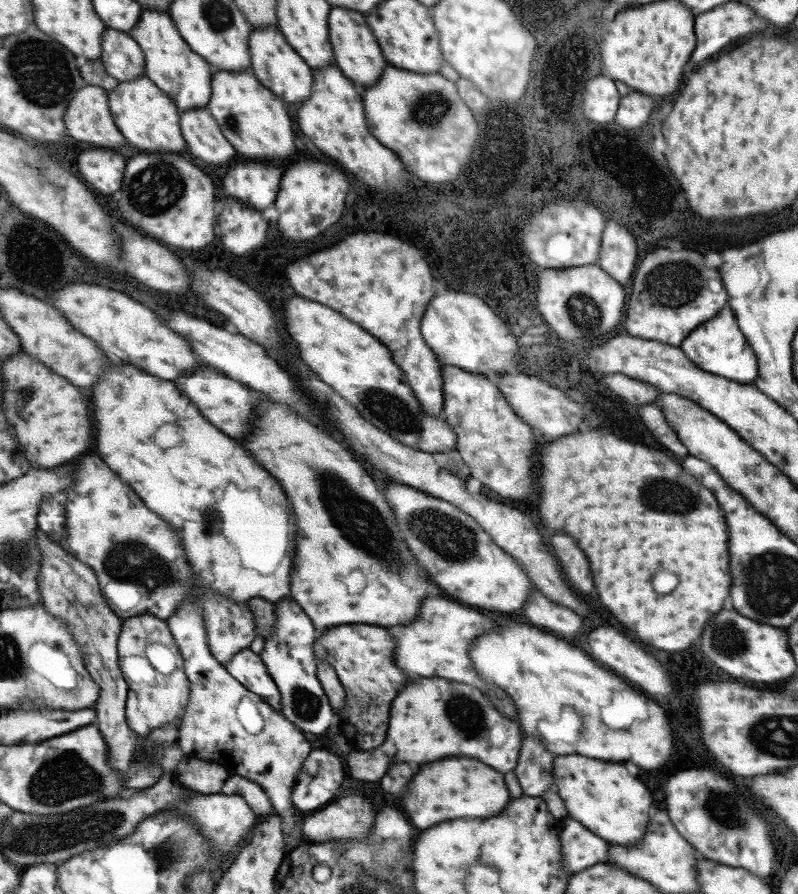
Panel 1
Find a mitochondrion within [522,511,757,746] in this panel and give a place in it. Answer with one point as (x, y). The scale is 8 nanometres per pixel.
(728, 638)

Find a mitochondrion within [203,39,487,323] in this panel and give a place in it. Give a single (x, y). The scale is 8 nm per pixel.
(431, 109)

